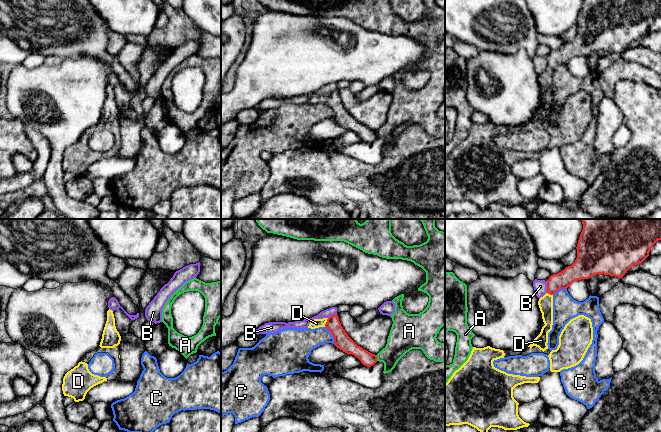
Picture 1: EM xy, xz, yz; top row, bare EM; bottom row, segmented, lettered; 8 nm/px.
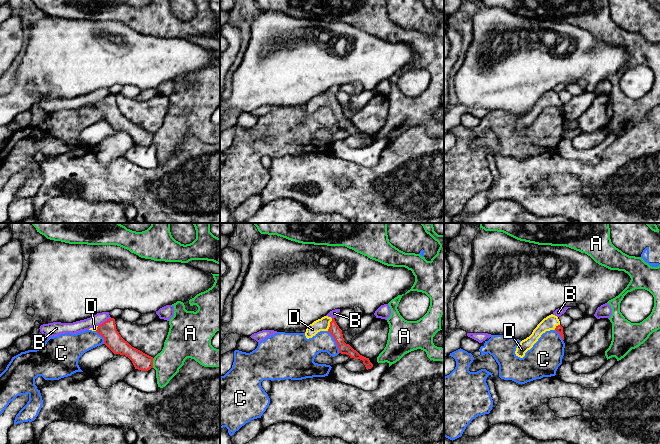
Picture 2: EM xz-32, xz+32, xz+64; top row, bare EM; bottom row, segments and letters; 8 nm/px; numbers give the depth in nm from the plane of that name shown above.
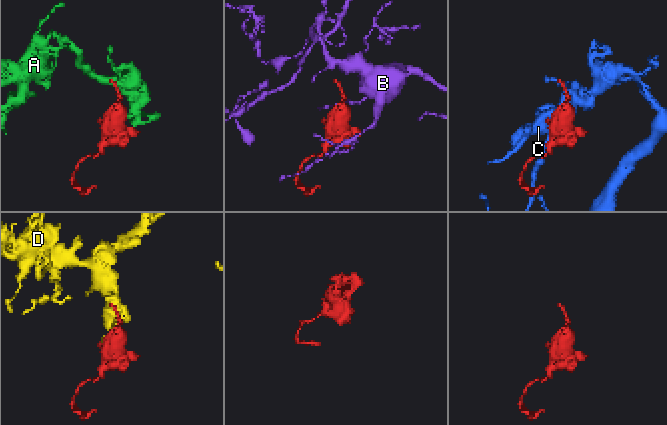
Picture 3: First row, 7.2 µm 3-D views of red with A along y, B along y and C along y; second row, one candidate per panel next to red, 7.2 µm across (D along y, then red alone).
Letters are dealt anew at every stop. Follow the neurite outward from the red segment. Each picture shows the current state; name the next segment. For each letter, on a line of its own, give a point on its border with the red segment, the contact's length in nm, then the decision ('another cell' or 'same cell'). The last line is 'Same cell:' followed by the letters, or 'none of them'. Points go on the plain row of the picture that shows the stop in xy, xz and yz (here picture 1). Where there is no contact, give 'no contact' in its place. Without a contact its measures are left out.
A: xz (376, 134) | 50 nm | another cell
B: yz (547, 63) | 100 nm | another cell
C: xz (332, 111) | 170 nm | another cell
D: xz (326, 98) | 80 nm | same cell
Same cell: D

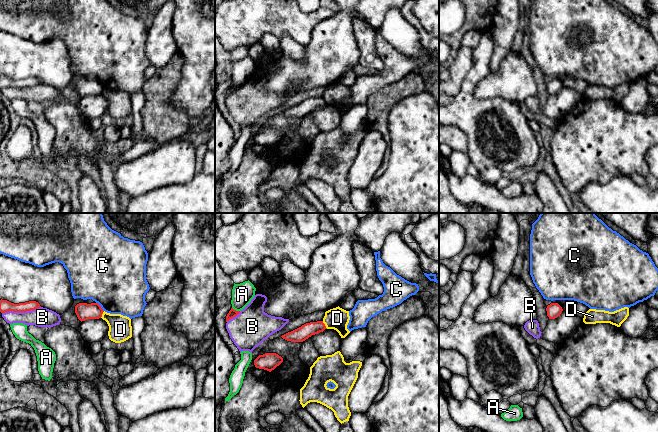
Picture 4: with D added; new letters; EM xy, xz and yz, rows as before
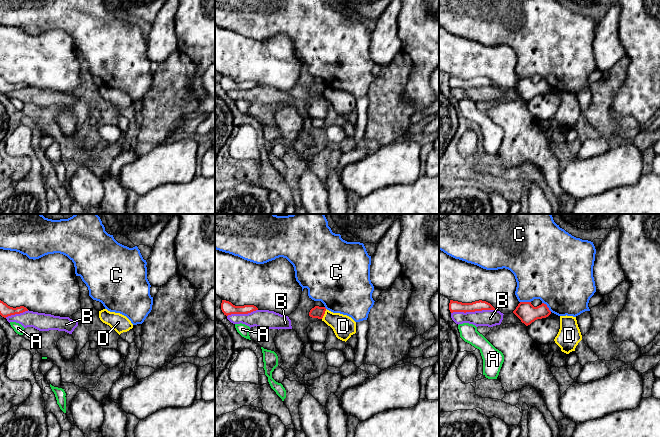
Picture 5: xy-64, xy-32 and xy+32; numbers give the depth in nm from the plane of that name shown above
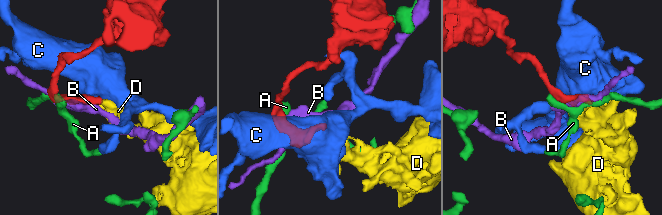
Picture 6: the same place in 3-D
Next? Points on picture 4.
A: xz (235, 86) | 70 nm | another cell
B: xy (21, 87) | 320 nm | another cell
C: xy (100, 83) | 100 nm | another cell
D: xz (324, 101) | 80 nm | another cell
Same cell: none of them

